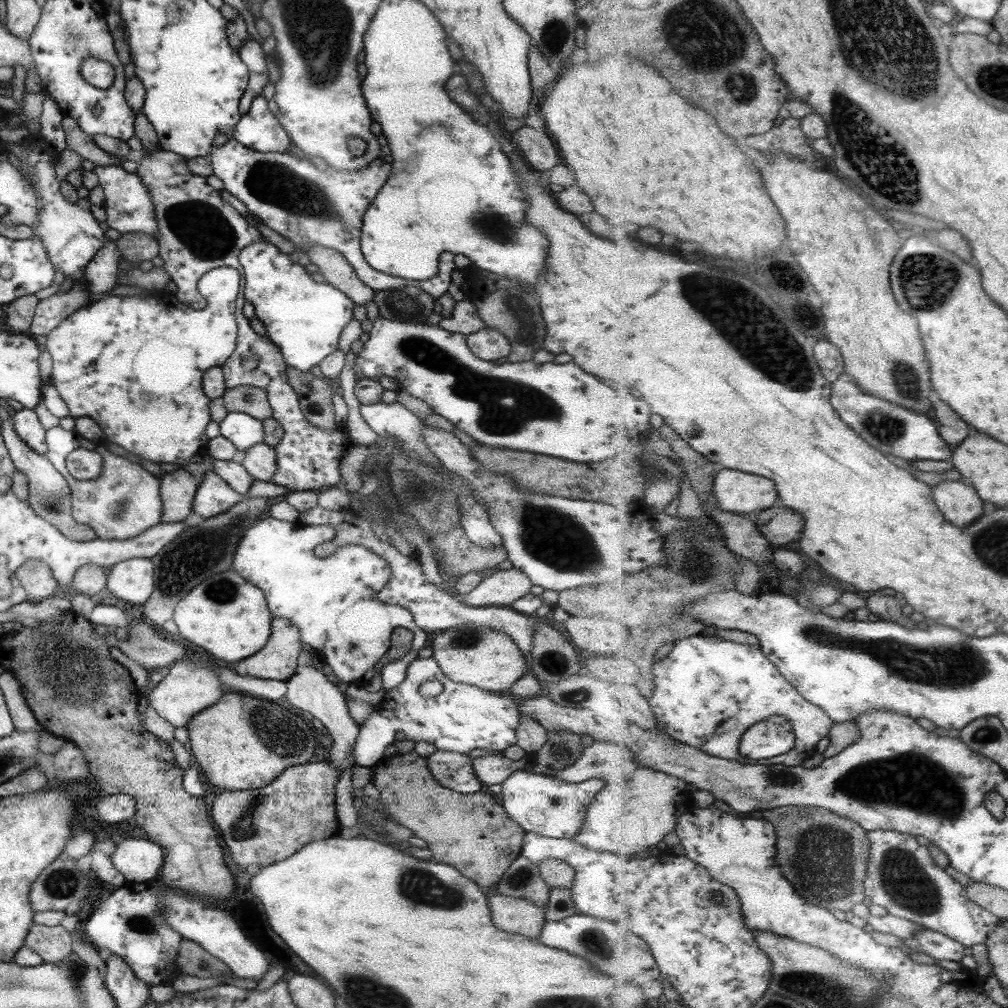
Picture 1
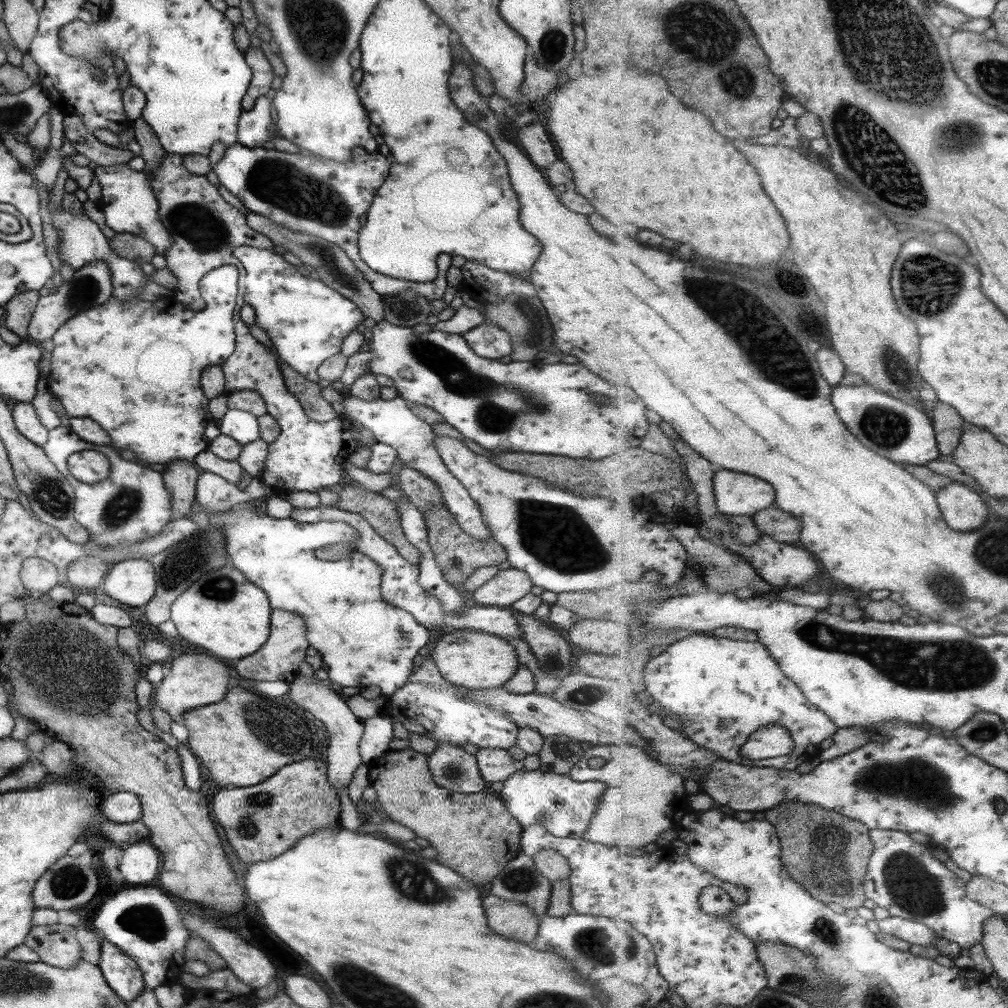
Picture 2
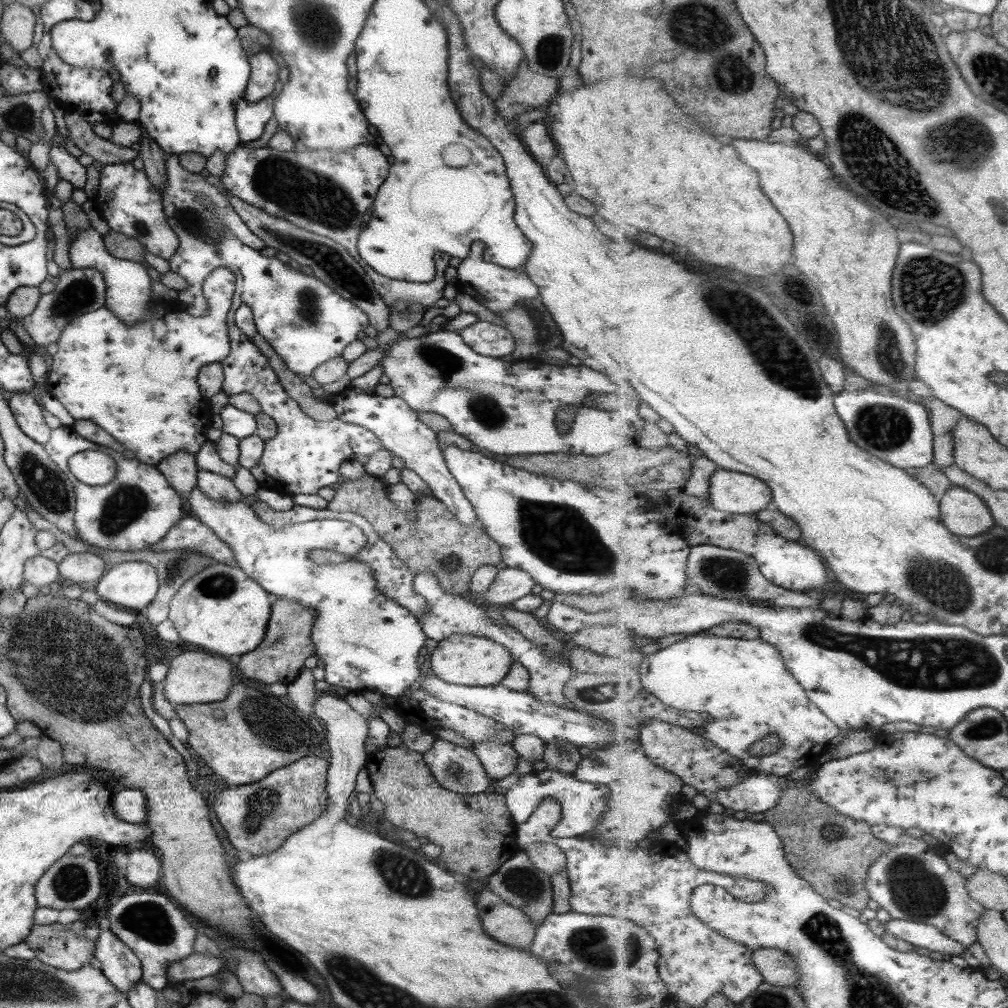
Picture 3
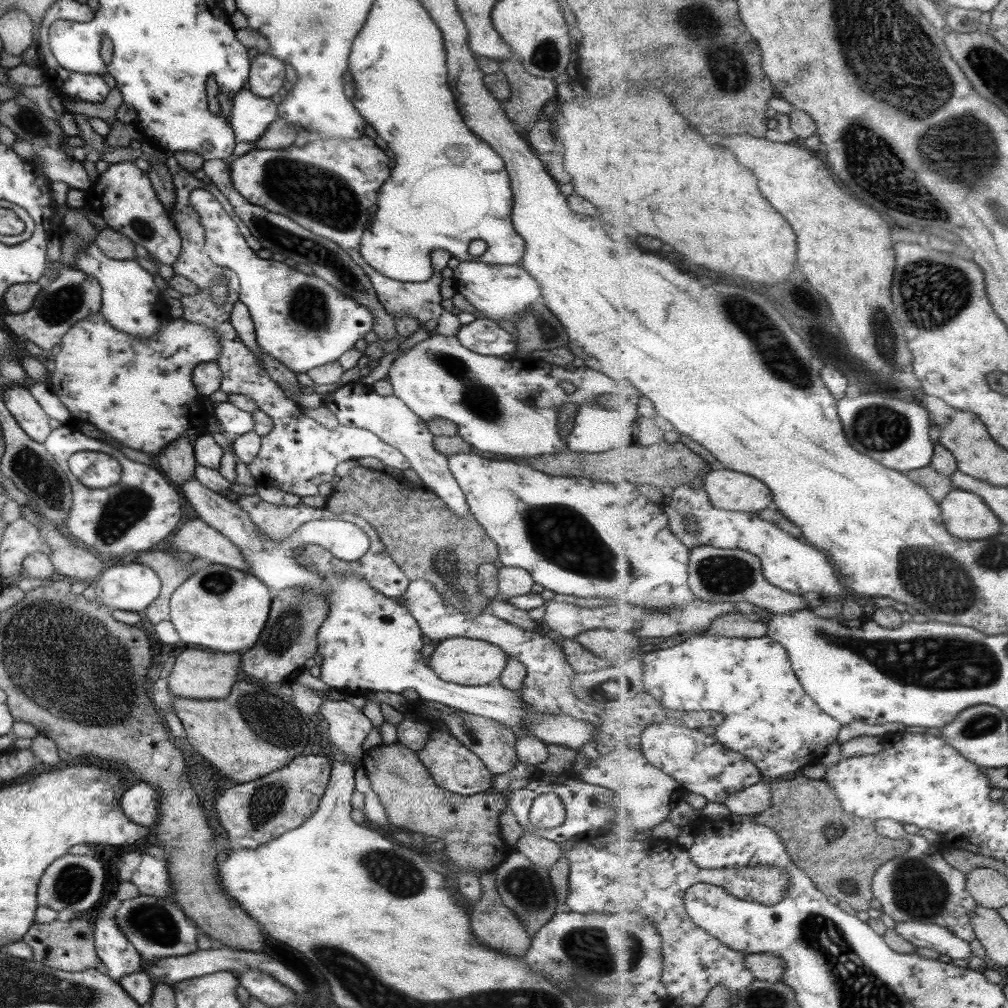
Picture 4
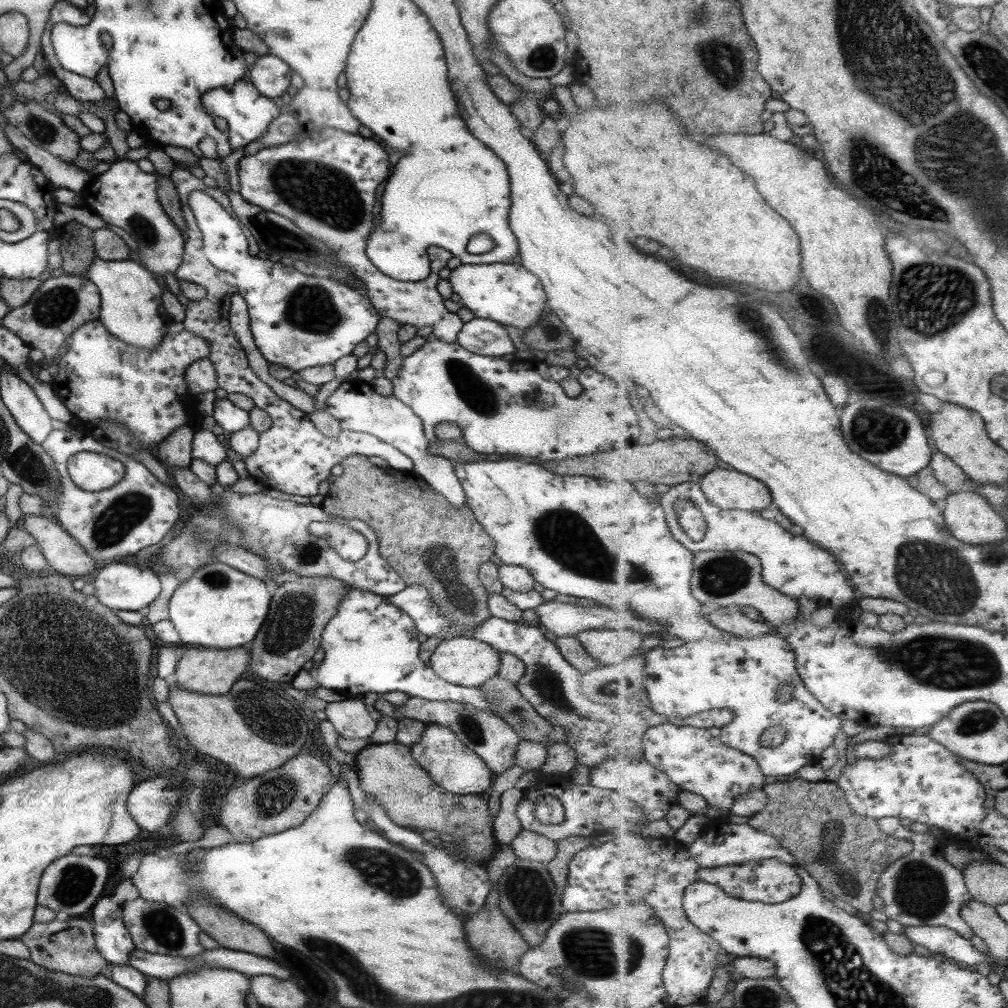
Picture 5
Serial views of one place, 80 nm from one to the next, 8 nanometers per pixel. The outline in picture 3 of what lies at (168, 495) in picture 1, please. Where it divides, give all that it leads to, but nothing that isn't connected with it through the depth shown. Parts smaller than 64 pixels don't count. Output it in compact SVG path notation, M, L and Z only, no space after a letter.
M175 452L169 457L162 458L155 467L179 496L188 497L188 492L196 486L198 468L194 456L187 452Z

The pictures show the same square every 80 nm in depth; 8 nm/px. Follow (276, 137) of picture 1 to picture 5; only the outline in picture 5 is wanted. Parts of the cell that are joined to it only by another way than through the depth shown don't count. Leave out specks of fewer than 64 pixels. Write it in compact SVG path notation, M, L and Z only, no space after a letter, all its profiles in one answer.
M247 75L240 76L228 88L219 88L205 92L200 96L202 109L211 117L223 118L227 124L227 140L230 150L243 148L250 142L261 138L266 131L270 122L280 115L283 108L279 108L267 97L257 92L257 89L248 81Z

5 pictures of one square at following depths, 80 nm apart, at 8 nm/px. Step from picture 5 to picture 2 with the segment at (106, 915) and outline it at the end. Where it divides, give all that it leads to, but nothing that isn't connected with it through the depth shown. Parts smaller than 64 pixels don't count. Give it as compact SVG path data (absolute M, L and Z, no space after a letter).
M105 939L100 940L98 969L107 986L128 1006L128 1002L144 988L142 972L118 946Z

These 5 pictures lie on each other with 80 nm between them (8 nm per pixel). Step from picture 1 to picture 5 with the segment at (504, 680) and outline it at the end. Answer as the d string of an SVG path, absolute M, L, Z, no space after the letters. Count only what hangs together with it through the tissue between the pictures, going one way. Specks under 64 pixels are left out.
M456 636L442 639L432 651L429 669L433 670L439 679L451 685L478 688L483 682L496 676L499 670L499 652L473 637Z

